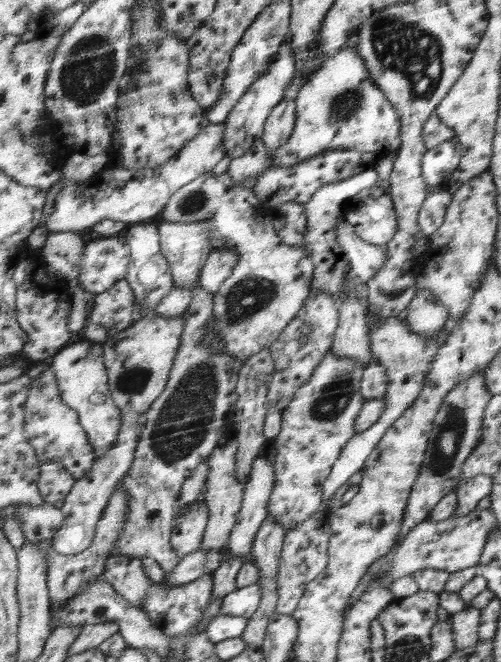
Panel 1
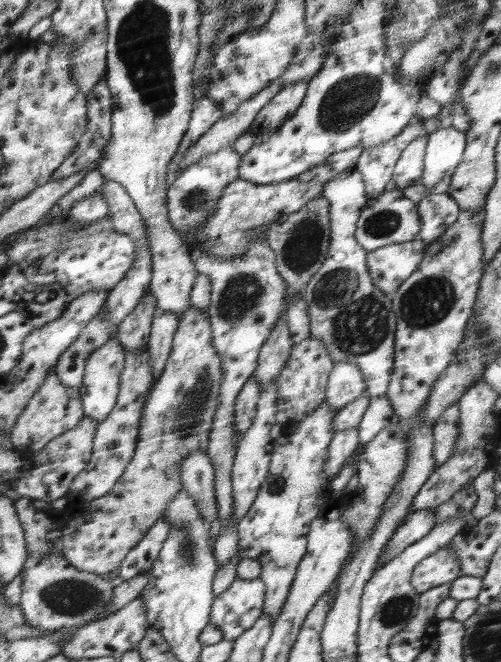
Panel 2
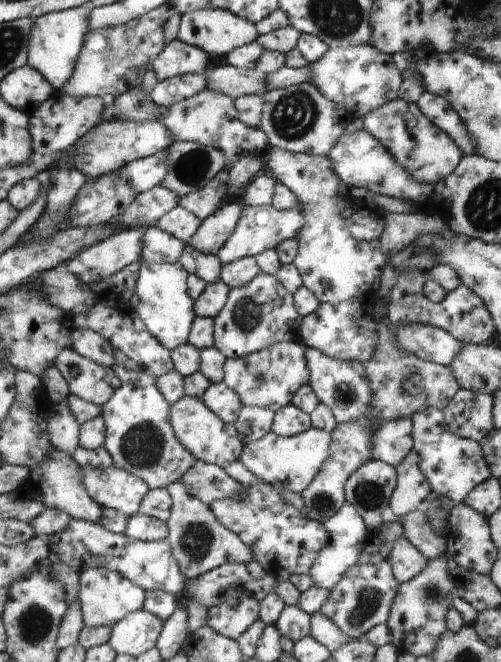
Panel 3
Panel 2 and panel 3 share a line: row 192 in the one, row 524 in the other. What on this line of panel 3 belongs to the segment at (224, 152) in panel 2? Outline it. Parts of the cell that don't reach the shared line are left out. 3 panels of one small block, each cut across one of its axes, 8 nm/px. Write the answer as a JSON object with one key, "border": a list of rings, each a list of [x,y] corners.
{"border":[[[179,480],[167,488],[172,499],[171,515],[168,519],[170,534],[168,540],[172,544],[172,552],[180,564],[186,580],[197,579],[203,574],[224,563],[238,563],[244,566],[255,560],[252,551],[221,522],[215,519],[211,508],[195,496],[188,494],[185,485]]]}

